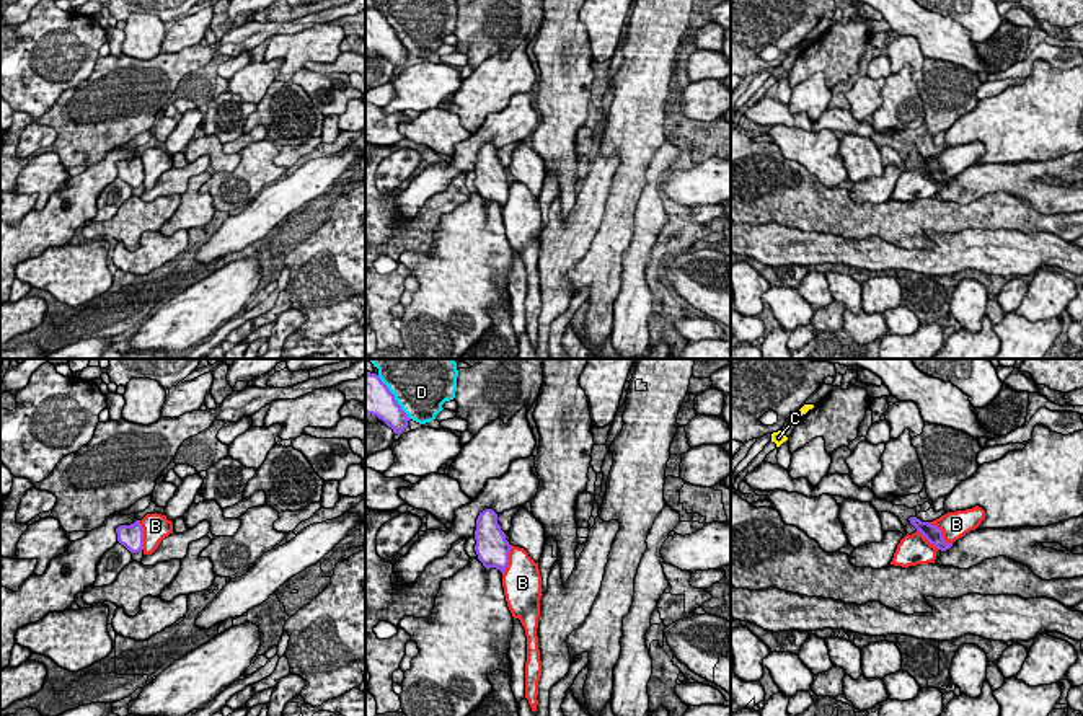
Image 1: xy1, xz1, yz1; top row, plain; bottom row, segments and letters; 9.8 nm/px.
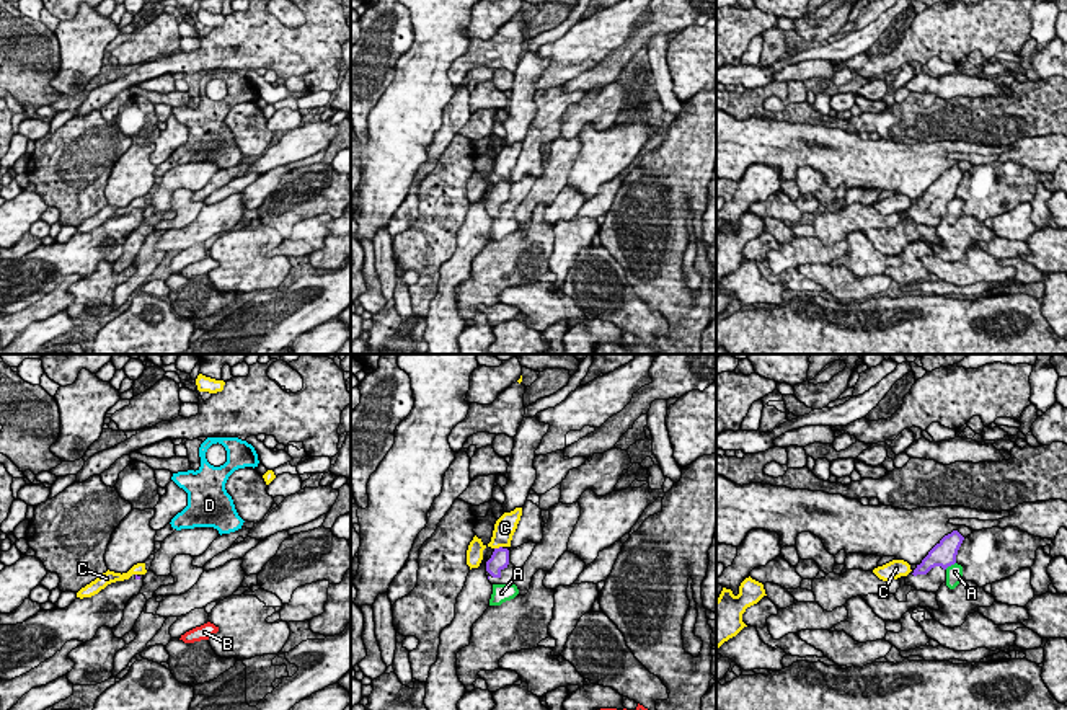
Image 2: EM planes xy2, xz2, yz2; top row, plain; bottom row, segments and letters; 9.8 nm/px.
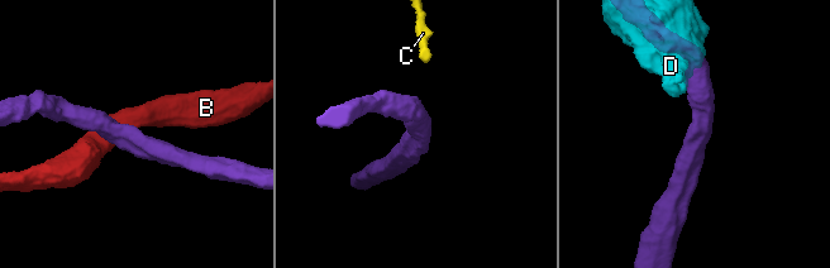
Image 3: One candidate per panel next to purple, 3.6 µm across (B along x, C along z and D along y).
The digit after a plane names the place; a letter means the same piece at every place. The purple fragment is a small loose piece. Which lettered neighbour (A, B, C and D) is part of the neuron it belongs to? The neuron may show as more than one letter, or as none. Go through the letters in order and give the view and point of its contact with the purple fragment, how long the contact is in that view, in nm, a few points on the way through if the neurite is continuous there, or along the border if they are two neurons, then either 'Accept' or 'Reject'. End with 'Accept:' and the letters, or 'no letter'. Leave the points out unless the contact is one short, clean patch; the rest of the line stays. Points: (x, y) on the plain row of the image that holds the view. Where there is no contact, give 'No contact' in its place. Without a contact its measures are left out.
A: Touches purple at yz2 (950, 199). Shared border 130 nm. Boundary: yz2 (955, 196), (945, 203). Reject
B: Touches purple at yz1 (941, 167). Shared border 340 nm. Boundary: yz1 (927, 157), (933, 159), (941, 167), (941, 172), (951, 178). Reject
C: Touches purple at xz2 (500, 181). Shared border 90 nm. Boundary: xz2 (501, 180), (495, 183). Reject
D: Touches purple at xz1 (393, 31). Shared border 550 nm. Reject
Accept: no letter

